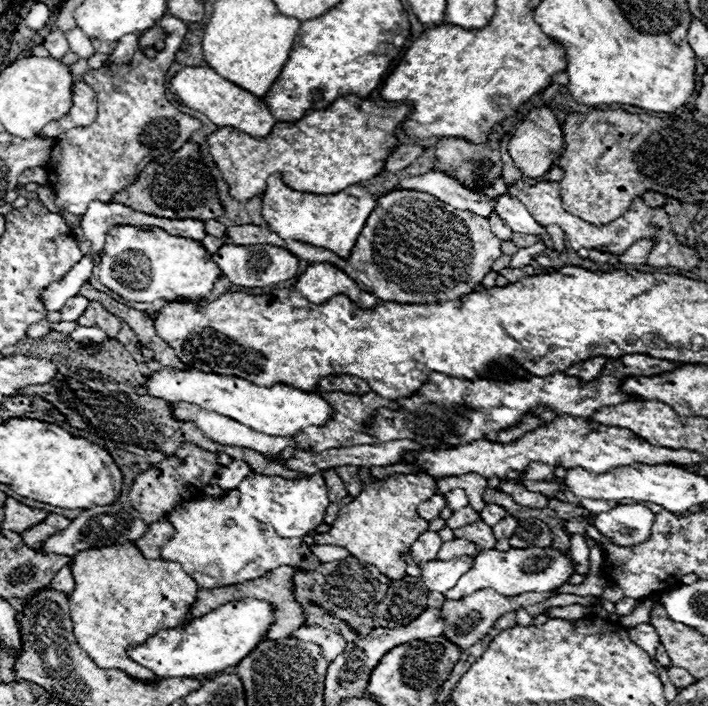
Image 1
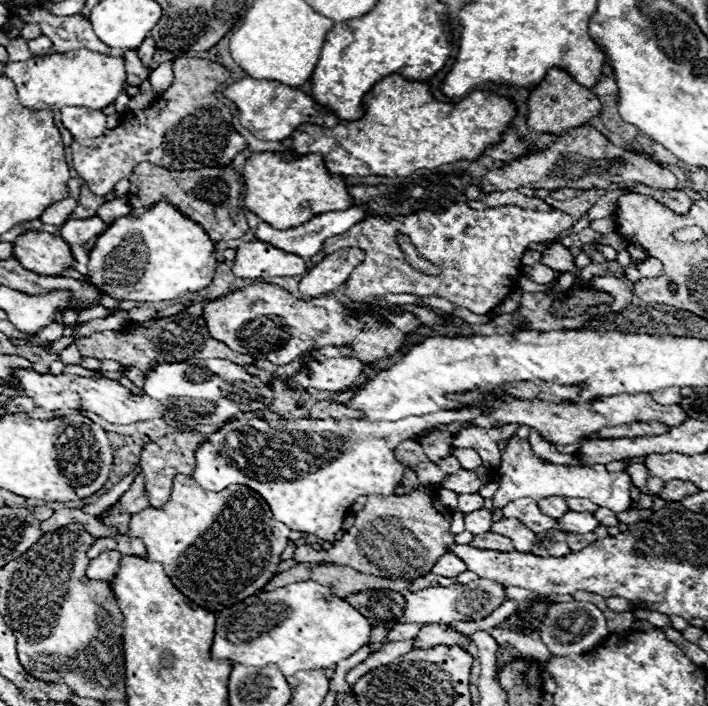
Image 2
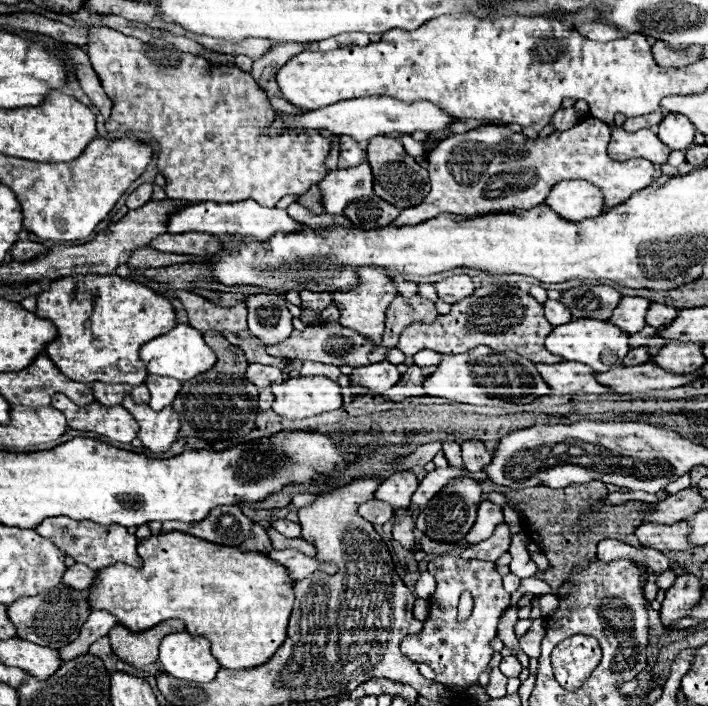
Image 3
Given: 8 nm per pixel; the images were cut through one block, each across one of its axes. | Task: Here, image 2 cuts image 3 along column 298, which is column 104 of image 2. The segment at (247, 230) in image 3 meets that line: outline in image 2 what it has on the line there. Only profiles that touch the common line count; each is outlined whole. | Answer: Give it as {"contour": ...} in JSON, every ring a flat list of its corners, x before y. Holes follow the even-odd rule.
{"contour":[[84,218,84,220,68,220,62,230,60,236,68,242,68,244,86,244,90,238,102,234,108,226,100,220,100,218]]}

